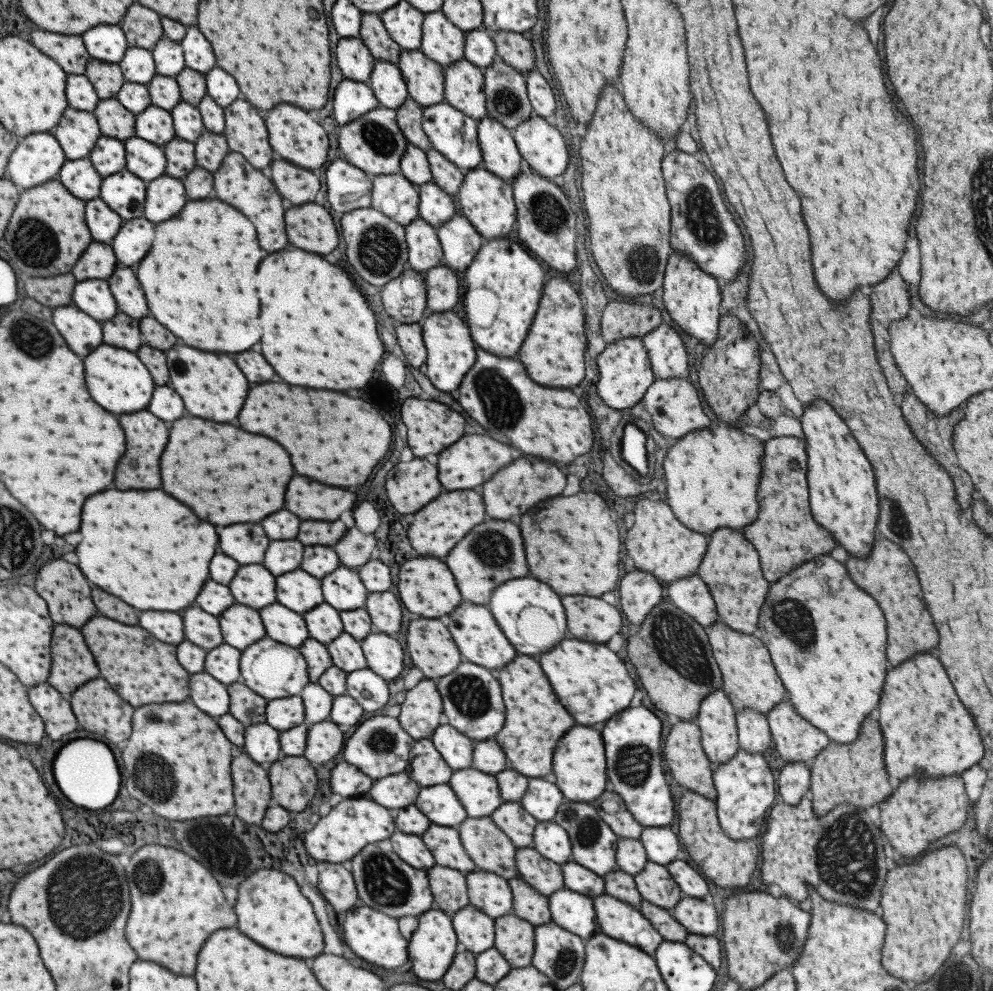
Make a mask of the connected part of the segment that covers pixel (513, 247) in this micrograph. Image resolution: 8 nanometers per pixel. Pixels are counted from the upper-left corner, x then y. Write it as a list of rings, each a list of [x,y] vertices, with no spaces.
[[[507,237],[484,240],[475,258],[463,272],[463,320],[469,328],[471,340],[489,354],[511,358],[535,316],[537,302],[543,288],[543,270],[529,256],[529,252]]]

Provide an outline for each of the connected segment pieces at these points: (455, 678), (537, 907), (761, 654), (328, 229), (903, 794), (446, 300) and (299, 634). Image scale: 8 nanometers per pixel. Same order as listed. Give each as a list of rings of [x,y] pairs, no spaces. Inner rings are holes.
[[[460,662],[449,674],[439,677],[437,692],[441,696],[443,714],[447,716],[447,724],[456,731],[477,740],[485,740],[493,734],[497,734],[503,726],[503,702],[499,696],[499,684],[489,674],[487,668],[481,668],[477,664]]]
[[[513,877],[506,881],[513,898],[511,914],[522,918],[534,927],[550,921],[546,896],[533,890],[521,878]]]
[[[715,620],[704,629],[713,658],[722,676],[723,692],[728,696],[734,711],[747,707],[765,714],[773,705],[787,698],[786,690],[772,666],[769,653],[757,634],[735,631],[719,620]]]
[[[301,204],[285,210],[285,232],[287,240],[295,248],[329,254],[337,246],[337,230],[327,210],[319,204]]]
[[[909,776],[897,784],[887,800],[879,804],[879,828],[887,836],[893,850],[911,858],[919,855],[922,850],[925,852],[932,840],[961,828],[969,804],[970,800],[963,792],[959,776]]]
[[[444,263],[423,272],[427,308],[431,312],[445,312],[457,304],[461,292],[461,277]]]
[[[269,604],[259,610],[265,635],[284,646],[298,649],[308,638],[308,630],[301,614],[295,614],[281,604]]]

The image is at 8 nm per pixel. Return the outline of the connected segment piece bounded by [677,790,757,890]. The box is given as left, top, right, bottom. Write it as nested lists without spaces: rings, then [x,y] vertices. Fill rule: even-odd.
[[[685,791],[677,804],[677,834],[685,845],[685,852],[697,864],[701,874],[720,888],[745,886],[755,870],[757,844],[751,839],[733,840],[723,831],[716,817],[714,799],[703,797],[693,791]]]

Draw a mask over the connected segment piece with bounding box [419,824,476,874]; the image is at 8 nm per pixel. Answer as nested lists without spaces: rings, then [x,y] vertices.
[[[431,824],[419,837],[429,852],[433,854],[435,864],[447,866],[447,868],[457,868],[463,874],[468,873],[473,868],[476,869],[471,859],[467,858],[455,828]]]

